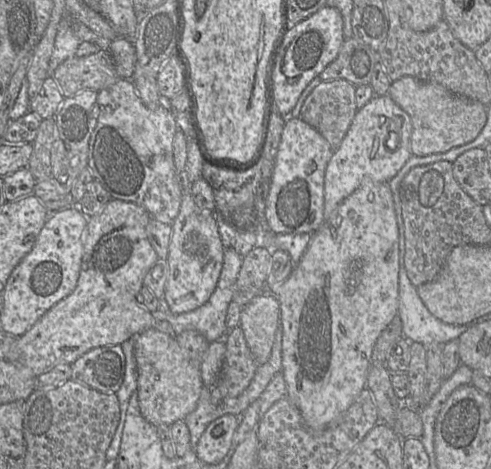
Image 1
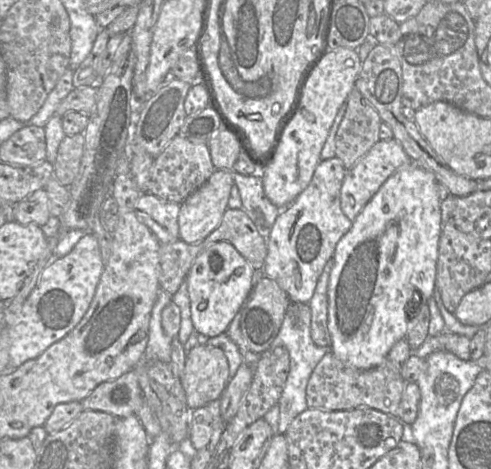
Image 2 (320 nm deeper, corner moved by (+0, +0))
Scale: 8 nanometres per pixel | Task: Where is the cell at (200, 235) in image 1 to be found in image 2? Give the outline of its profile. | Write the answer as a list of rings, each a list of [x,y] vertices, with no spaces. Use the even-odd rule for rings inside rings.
[[[227,241],[215,242],[197,256],[186,278],[195,331],[208,337],[226,333],[254,288],[254,270]]]

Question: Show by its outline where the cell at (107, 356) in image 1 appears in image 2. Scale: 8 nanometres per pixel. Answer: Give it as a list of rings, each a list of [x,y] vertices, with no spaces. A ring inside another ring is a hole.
[[[132,369],[115,380],[99,384],[80,403],[85,410],[106,412],[123,418],[132,414],[138,416],[143,402],[137,372]]]

